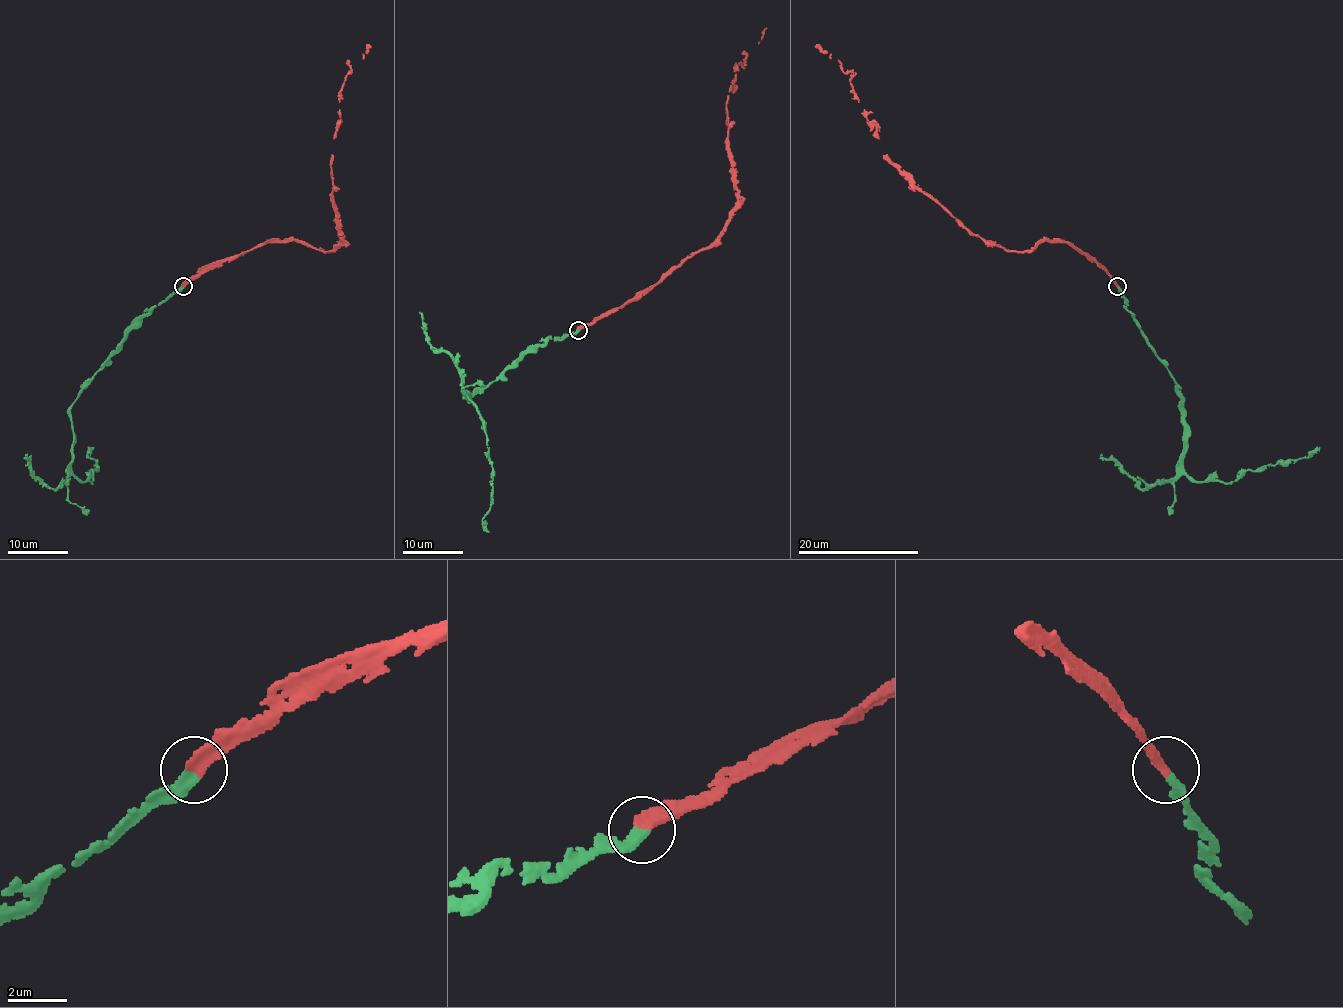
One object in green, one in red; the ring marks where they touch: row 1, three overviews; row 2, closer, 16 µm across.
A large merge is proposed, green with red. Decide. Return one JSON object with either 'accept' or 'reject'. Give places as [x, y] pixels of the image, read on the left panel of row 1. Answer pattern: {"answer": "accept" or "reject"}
{"answer": "accept"}

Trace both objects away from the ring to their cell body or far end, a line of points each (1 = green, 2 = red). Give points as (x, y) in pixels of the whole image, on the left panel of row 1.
1: (182, 286), (128, 333), (71, 407), (71, 469), (81, 481), (90, 482), (96, 470), (87, 457), (93, 448)
2: (182, 286), (267, 242), (299, 241), (324, 251), (341, 241), (330, 159), (339, 93), (348, 62), (371, 46)

